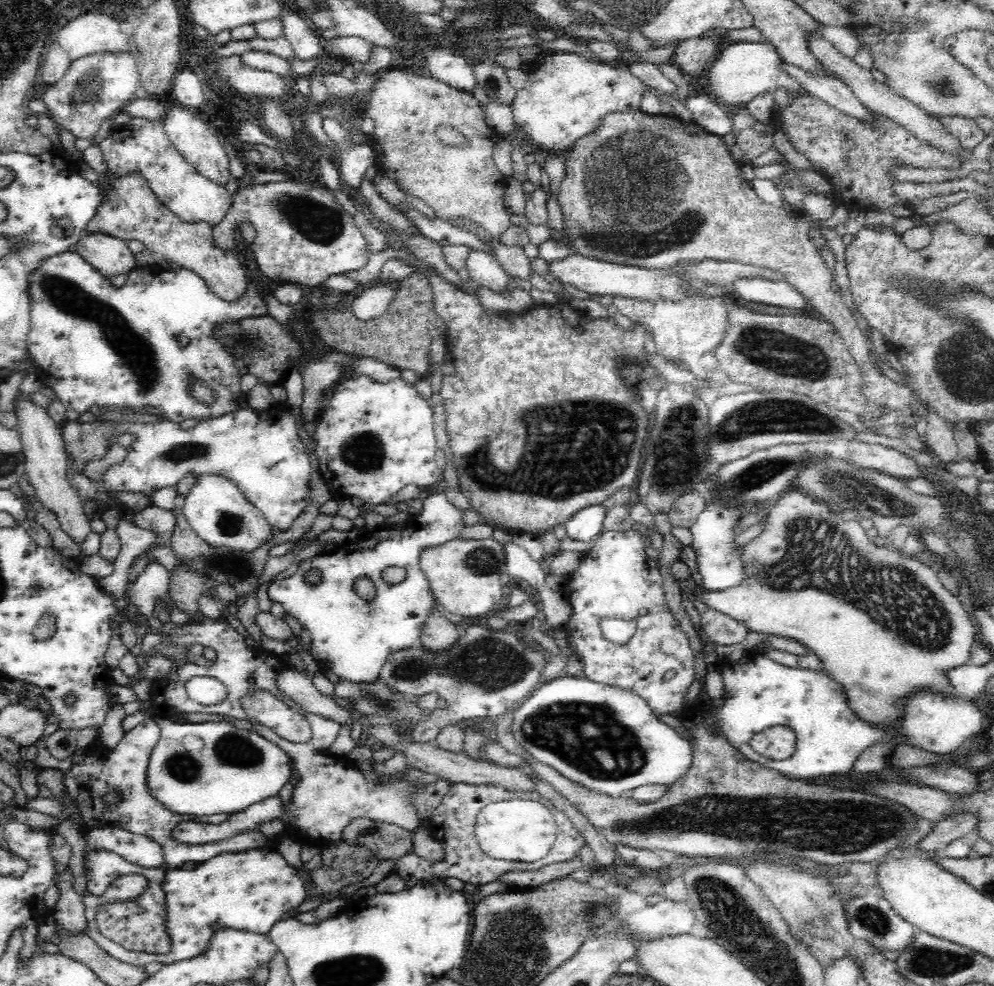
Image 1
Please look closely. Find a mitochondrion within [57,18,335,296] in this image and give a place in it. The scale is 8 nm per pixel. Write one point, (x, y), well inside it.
(89, 87)

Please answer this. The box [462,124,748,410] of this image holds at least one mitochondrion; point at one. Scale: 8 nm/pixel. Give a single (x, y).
(631, 181)

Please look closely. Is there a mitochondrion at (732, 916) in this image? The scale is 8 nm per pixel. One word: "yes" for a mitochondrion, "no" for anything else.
yes

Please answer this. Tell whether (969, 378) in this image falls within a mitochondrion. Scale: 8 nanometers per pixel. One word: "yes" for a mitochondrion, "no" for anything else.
yes

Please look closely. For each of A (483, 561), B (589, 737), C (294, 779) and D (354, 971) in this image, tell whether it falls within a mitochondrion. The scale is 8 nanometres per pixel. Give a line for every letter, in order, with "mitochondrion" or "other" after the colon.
A: mitochondrion
B: mitochondrion
C: other
D: mitochondrion

